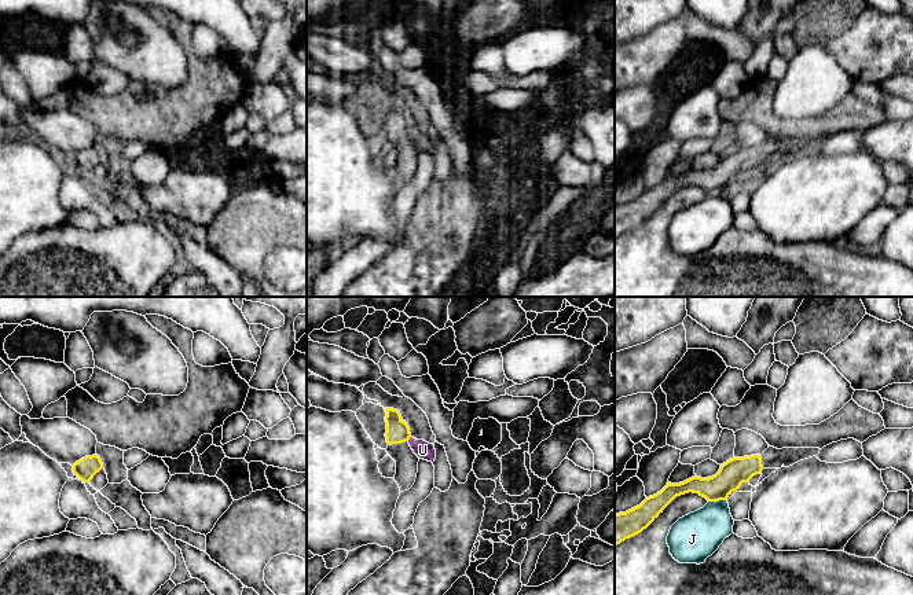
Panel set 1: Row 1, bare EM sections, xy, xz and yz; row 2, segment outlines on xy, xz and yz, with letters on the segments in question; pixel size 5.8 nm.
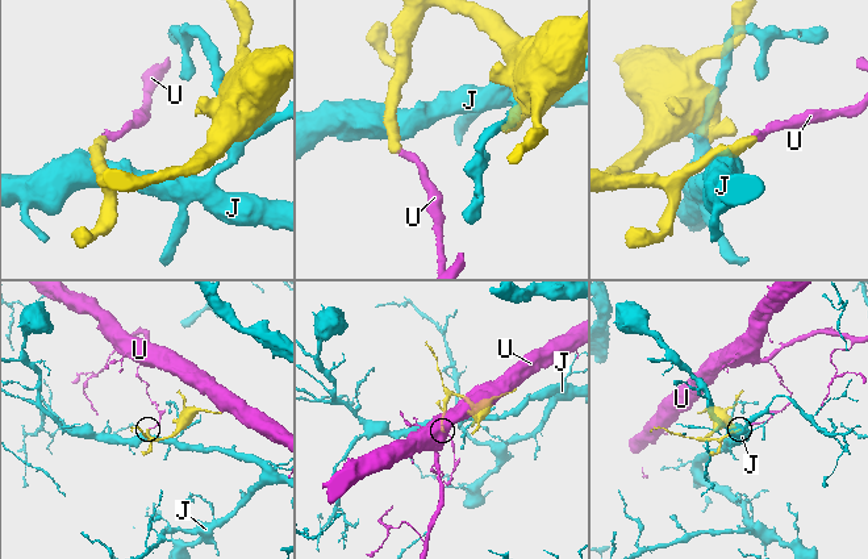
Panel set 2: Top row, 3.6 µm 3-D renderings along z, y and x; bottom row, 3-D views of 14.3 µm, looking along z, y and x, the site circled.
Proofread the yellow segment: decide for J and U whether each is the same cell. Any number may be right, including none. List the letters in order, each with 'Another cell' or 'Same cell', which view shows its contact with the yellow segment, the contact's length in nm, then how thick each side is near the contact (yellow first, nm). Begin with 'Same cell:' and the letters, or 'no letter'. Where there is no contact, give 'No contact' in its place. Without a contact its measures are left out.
Same cell: U
J: Another cell. Touches yellow in yz. Shared border 110 nm. Thickness 160 nm (yellow) against 280 nm
U: Same cell. Touches yellow in xz. Shared border 40 nm. Thickness 140 nm (yellow) against 100 nm

